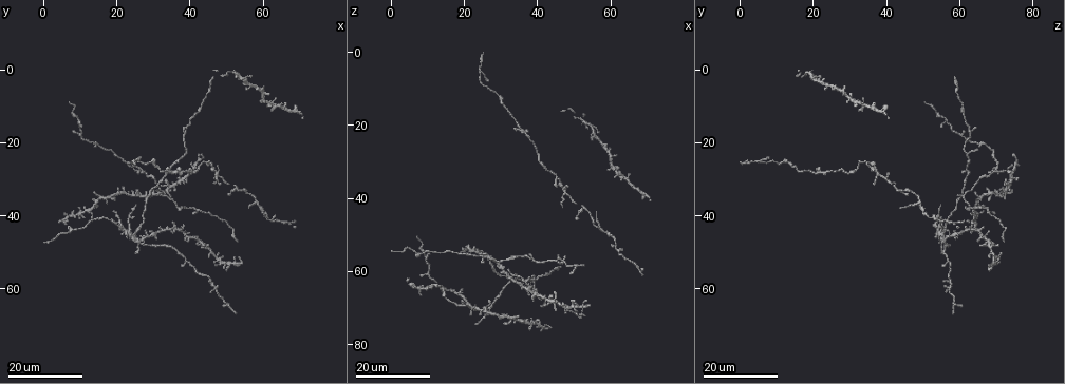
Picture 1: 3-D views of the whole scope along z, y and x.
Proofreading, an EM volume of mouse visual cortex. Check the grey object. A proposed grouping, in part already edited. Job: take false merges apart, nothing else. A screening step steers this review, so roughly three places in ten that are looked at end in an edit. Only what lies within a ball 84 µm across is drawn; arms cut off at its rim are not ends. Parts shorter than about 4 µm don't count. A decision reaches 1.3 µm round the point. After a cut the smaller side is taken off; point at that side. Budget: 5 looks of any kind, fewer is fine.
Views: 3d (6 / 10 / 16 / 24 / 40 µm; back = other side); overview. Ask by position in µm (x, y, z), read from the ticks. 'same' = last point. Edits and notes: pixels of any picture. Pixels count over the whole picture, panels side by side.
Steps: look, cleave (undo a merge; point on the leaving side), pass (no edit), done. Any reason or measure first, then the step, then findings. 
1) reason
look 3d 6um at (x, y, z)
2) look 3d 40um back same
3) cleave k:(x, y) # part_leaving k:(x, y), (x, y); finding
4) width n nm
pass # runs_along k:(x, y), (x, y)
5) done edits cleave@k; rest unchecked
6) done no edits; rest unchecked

thin arm on a thick one
look 3d 16um at (47.0, 61.0, 57.5)

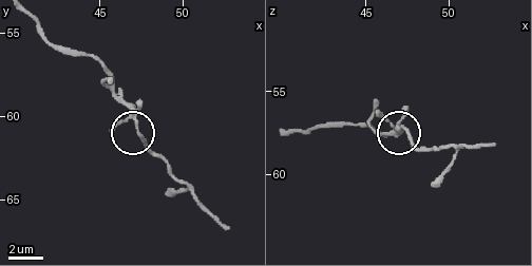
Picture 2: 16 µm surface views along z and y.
look 3d 10um at (47.3, 61.0, 57.1)

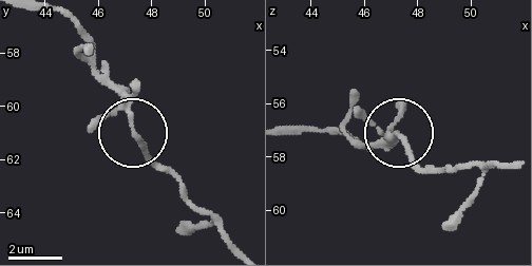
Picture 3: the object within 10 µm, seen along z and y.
pass # runs_along 3:(67, 18), (136, 140), (166, 172); continuous, no second neuron

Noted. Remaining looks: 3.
branch point
look 3d 16um at (36.0, 27.5, 21.5)

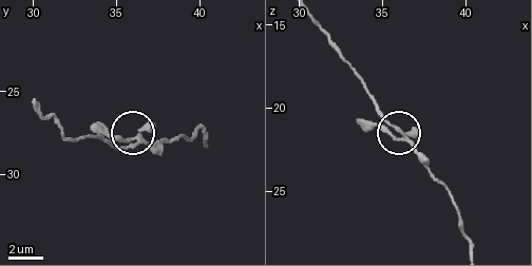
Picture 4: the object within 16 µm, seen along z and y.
look 3d 10um at (36.3, 27.7, 21.7)

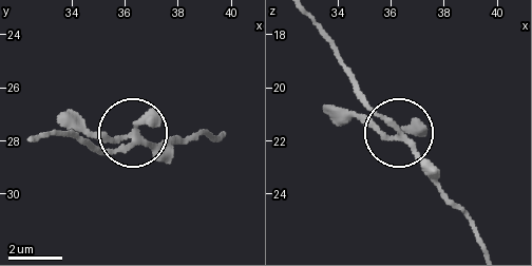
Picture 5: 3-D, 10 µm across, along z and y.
pass # runs_along 5:(483, 243), (414, 148), (355, 89); all the same neuron

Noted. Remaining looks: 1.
done no edits; rest unchecked

